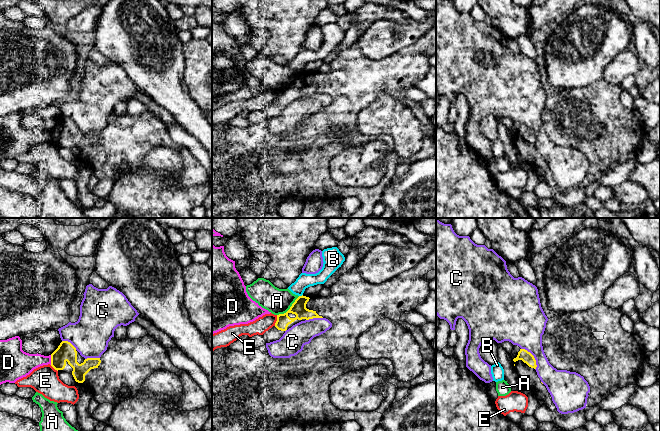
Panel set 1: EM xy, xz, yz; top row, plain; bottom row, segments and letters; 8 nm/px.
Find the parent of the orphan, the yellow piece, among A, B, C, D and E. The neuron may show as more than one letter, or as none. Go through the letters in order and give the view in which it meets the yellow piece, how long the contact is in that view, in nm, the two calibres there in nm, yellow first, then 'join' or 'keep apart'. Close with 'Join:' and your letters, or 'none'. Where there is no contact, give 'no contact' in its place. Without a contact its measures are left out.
A: meets yellow in xz; contact 240 nm long; 120 nm thick on the yellow side, 200 nm on the other; keep apart
B: meets yellow in xz; contact 40 nm long; 120 nm thick on the yellow side, 120 nm on the other; keep apart
C: meets yellow in yz; contact 200 nm long; 90 nm thick on the yellow side, 300 nm on the other; keep apart
D: meets yellow in xy; contact 80 nm long; 150 nm thick on the yellow side, 200 nm on the other; keep apart
E: meets yellow in xz; contact 90 nm long; 120 nm thick on the yellow side, 120 nm on the other; keep apart
Join: none

